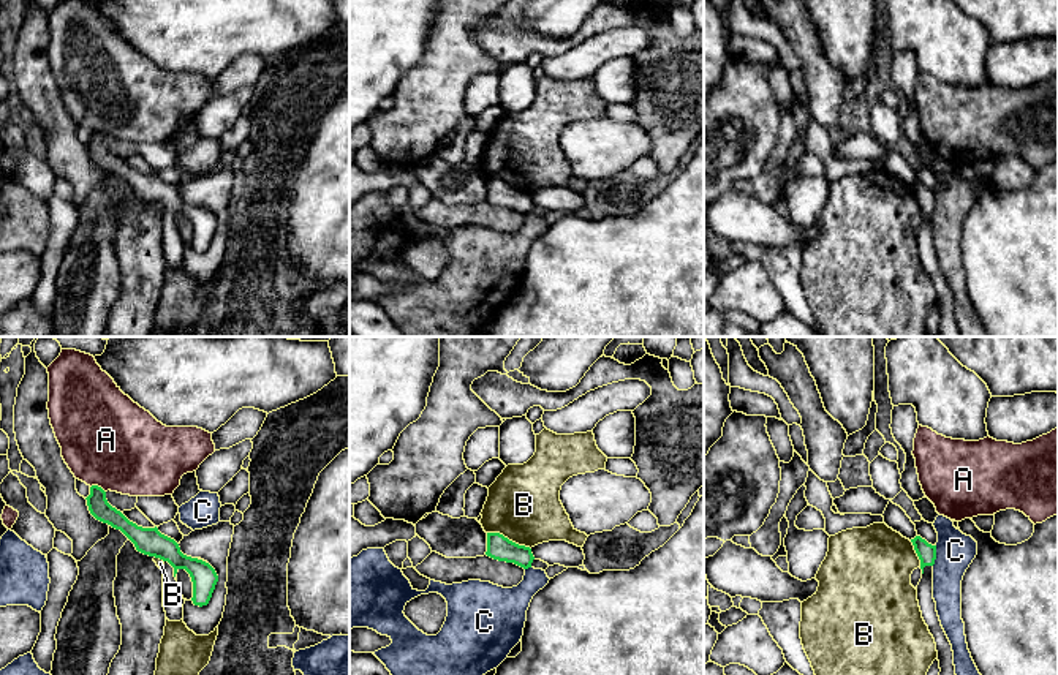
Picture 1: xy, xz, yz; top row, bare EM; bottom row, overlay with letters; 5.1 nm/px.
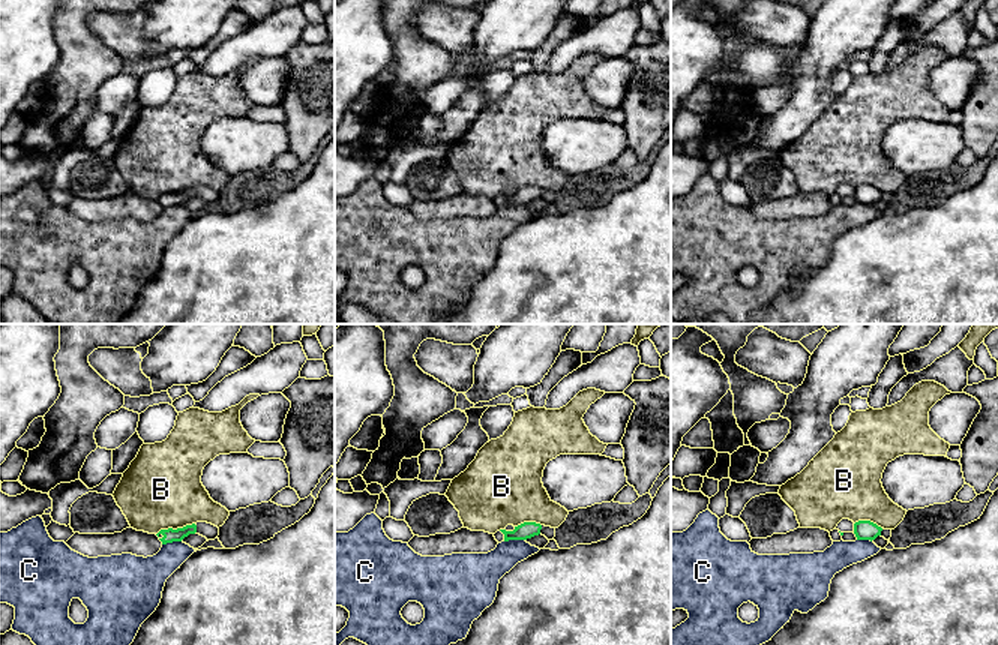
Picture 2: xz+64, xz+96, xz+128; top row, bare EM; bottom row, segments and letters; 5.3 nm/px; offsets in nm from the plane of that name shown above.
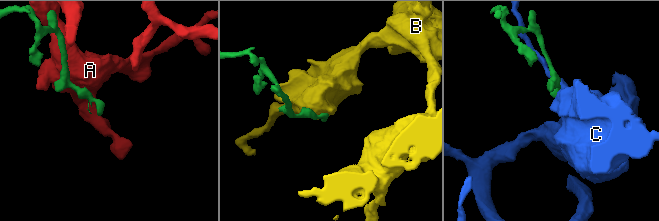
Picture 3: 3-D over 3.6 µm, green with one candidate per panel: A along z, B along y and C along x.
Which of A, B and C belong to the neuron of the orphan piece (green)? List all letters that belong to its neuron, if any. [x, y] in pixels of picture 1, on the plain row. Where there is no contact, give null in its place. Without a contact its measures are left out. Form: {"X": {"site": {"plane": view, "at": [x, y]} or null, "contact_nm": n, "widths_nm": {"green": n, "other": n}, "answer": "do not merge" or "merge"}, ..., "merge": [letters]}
{"A": {"site": {"plane": "xy", "at": [97, 131]}, "contact_nm": 90, "widths_nm": {"green": 110, "other": 480}, "answer": "do not merge"}, "B": {"site": {"plane": "xz", "at": [508, 185]}, "contact_nm": 240, "widths_nm": {"green": 130, "other": 380}, "answer": "do not merge"}, "C": {"site": {"plane": "yz", "at": [935, 201]}, "contact_nm": 110, "widths_nm": {"green": 100, "other": 190}, "answer": "do not merge"}, "merge": []}

